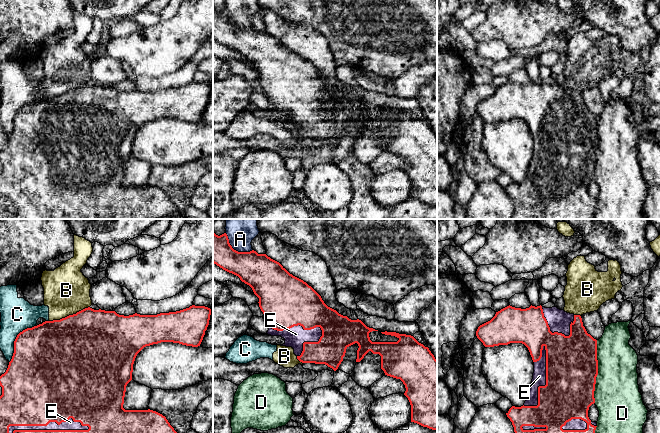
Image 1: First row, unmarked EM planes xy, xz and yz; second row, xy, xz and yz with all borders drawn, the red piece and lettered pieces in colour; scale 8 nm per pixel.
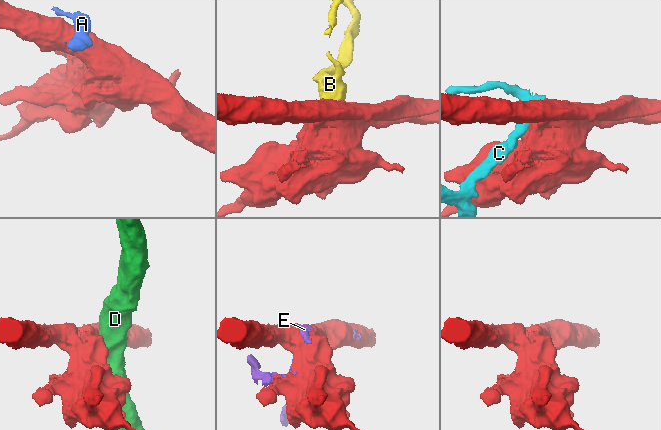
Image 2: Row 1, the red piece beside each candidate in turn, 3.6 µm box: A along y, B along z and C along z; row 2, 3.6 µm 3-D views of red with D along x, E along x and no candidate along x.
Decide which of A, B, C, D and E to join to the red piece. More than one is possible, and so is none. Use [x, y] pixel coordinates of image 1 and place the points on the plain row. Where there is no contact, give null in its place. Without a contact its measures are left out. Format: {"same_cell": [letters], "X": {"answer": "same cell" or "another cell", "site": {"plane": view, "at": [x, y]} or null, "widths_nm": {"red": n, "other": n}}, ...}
{"same_cell": ["E"], "A": {"answer": "another cell", "site": {"plane": "xz", "at": [235, 26]}, "widths_nm": {"red": 280, "other": 200}}, "B": {"answer": "another cell", "site": {"plane": "xy", "at": [69, 91]}, "widths_nm": {"red": 500, "other": 360}}, "C": {"answer": "another cell", "site": {"plane": "xy", "at": [15, 116]}, "widths_nm": {"red": 460, "other": 260}}, "D": {"answer": "another cell", "site": {"plane": "yz", "at": [597, 147]}, "widths_nm": {"red": 420, "other": 360}}, "E": {"answer": "same cell", "site": {"plane": "yz", "at": [546, 159]}, "widths_nm": {"red": 420, "other": 110}}}

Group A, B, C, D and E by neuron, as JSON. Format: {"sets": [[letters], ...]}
{"sets": [["A"], ["B", "C"], ["D"], ["E"]]}

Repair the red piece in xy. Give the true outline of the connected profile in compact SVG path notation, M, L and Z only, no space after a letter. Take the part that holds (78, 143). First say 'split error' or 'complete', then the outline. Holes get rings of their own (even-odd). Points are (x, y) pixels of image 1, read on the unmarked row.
split error | M85 84L60 96L20 108L8 144L0 152L0 219L157 219L176 216L184 219L162 190L153 186L123 184L127 160L132 156L137 130L146 122L173 118L200 122L209 101L211 85L189 84L157 91L119 91L115 87Z

